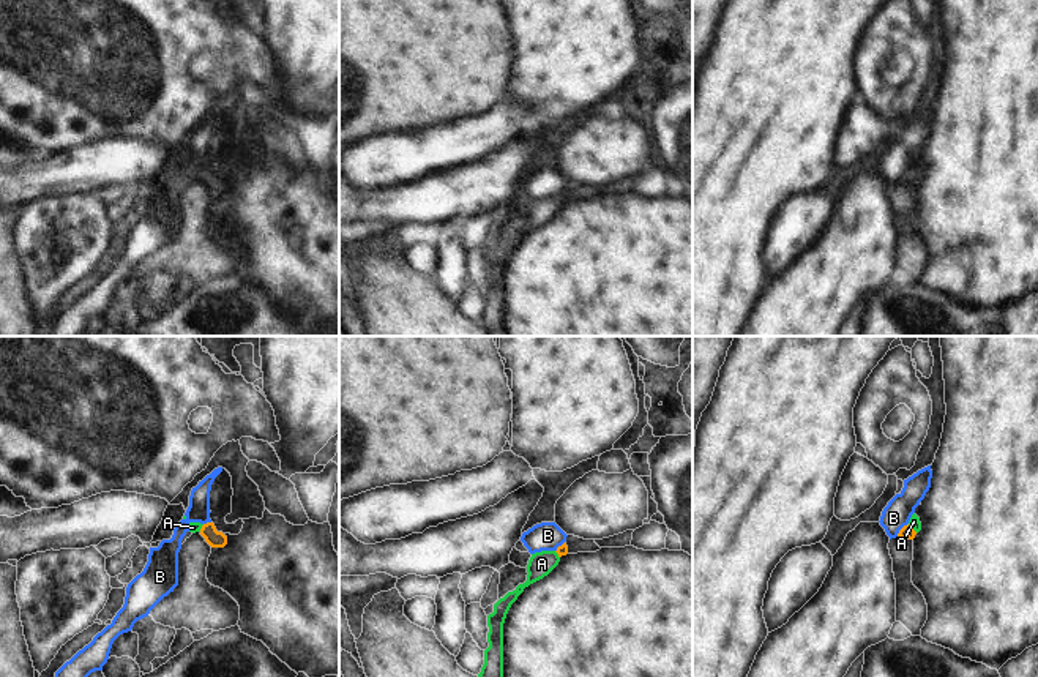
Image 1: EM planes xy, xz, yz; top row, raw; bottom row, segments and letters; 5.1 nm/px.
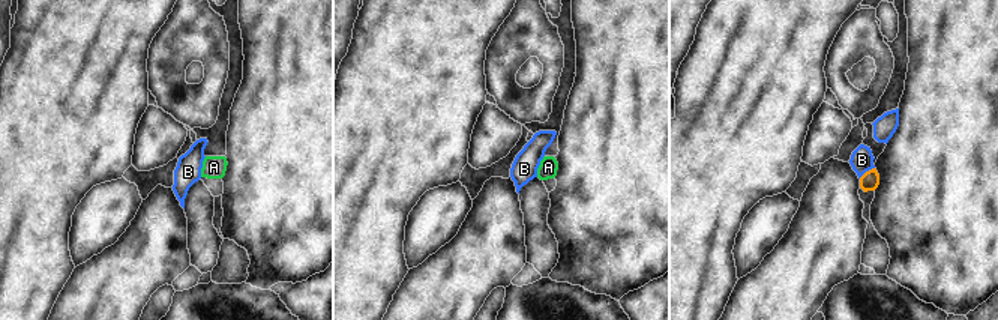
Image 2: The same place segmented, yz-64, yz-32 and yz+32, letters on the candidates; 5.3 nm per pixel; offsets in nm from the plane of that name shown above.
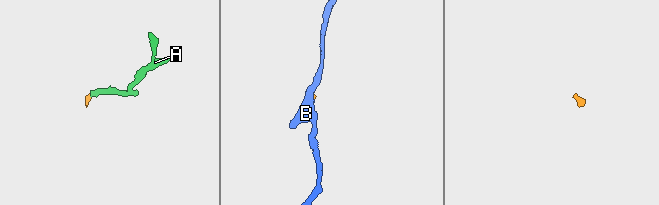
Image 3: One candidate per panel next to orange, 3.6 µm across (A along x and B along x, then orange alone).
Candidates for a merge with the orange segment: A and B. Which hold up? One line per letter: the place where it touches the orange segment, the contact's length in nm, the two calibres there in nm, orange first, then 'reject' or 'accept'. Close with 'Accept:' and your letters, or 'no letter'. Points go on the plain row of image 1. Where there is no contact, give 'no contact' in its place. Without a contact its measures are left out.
A: contact yz (912, 174); length 70 nm; calibres 60 and 50 nm; accept
B: contact yz (901, 175); length 90 nm; calibres 60 and 140 nm; reject
Accept: A

